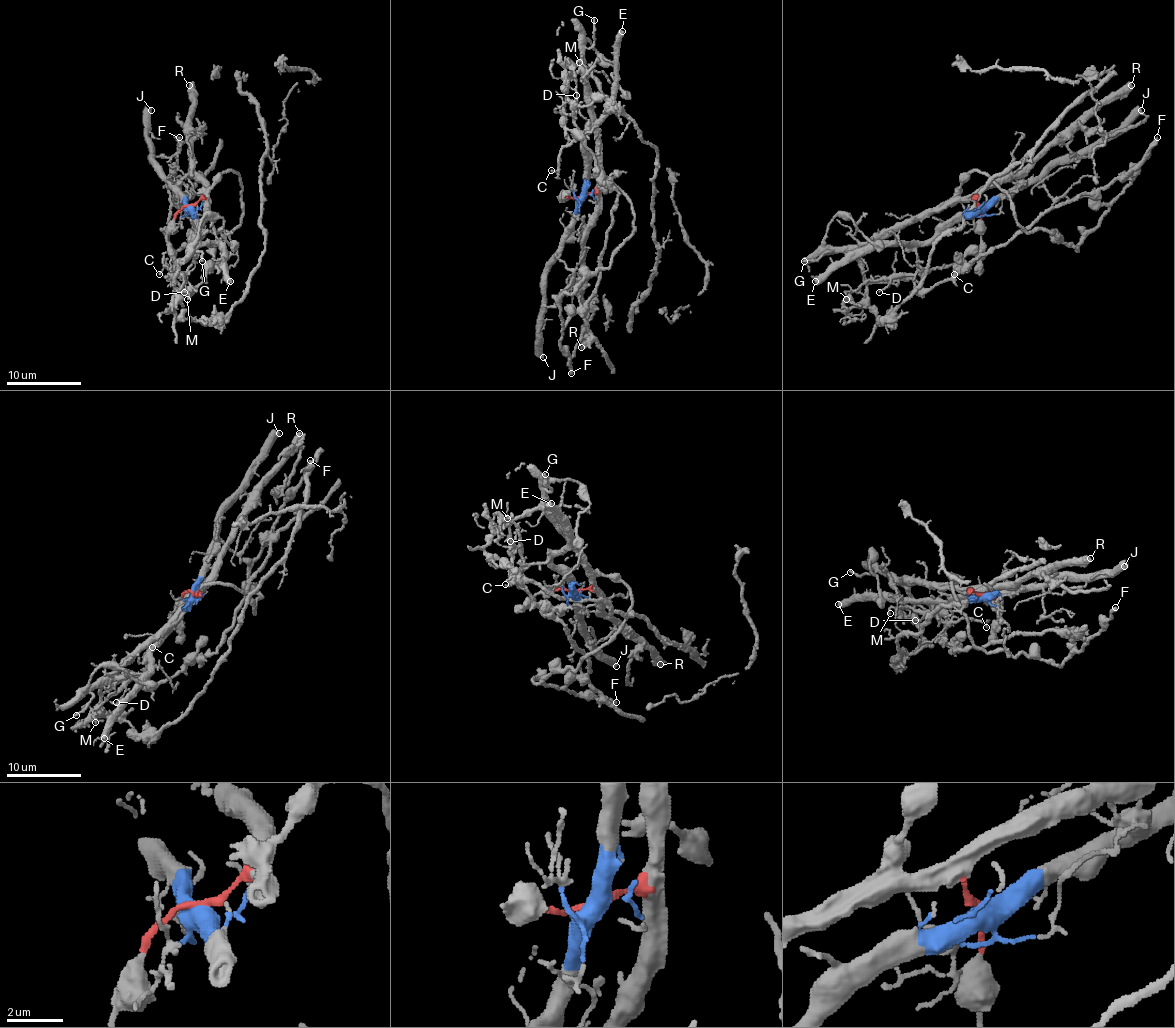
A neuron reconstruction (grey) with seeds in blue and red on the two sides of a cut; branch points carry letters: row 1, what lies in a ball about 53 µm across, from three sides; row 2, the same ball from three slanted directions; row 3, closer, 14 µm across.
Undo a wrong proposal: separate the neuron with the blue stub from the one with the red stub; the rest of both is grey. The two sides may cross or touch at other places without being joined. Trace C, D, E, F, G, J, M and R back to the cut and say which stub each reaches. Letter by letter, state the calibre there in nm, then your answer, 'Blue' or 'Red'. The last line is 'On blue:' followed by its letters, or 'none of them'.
C: Thickness 110 nm. Blue
D: Thickness 120 nm. Blue
E: Thickness 550 nm. Blue
F: Thickness 360 nm. Red
G: Thickness 190 nm. Red
J: Thickness 550 nm. Blue
M: Thickness 130 nm. Blue
R: Thickness 650 nm. Red
On blue: C, D, E, J, M

